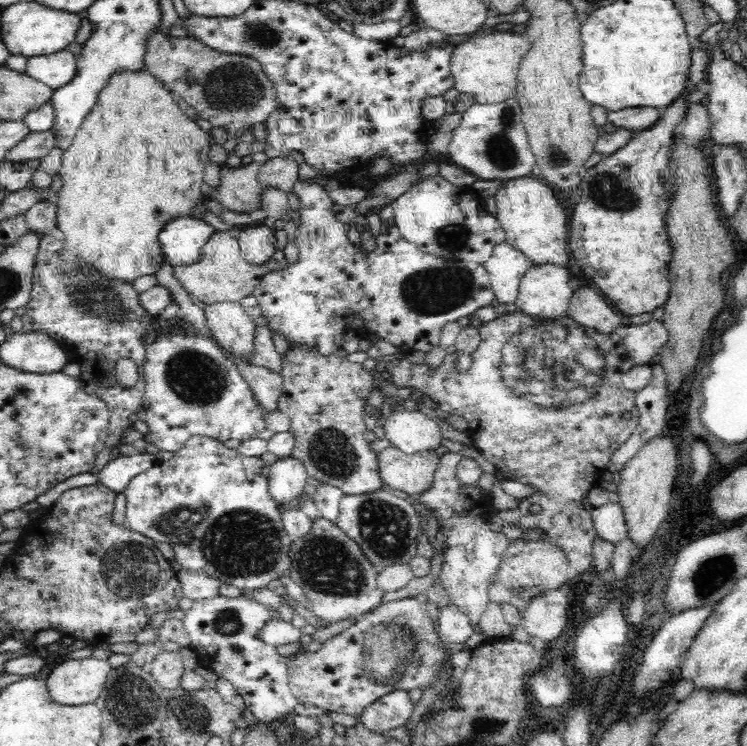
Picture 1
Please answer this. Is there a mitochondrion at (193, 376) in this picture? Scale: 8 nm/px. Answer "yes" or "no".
yes

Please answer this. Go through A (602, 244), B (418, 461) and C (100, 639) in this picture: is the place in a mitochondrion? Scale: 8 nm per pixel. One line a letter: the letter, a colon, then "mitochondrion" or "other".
A: other
B: other
C: other

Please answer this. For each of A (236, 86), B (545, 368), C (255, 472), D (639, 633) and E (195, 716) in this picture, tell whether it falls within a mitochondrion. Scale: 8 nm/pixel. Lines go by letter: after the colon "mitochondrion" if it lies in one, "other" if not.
A: mitochondrion
B: mitochondrion
C: other
D: other
E: mitochondrion

